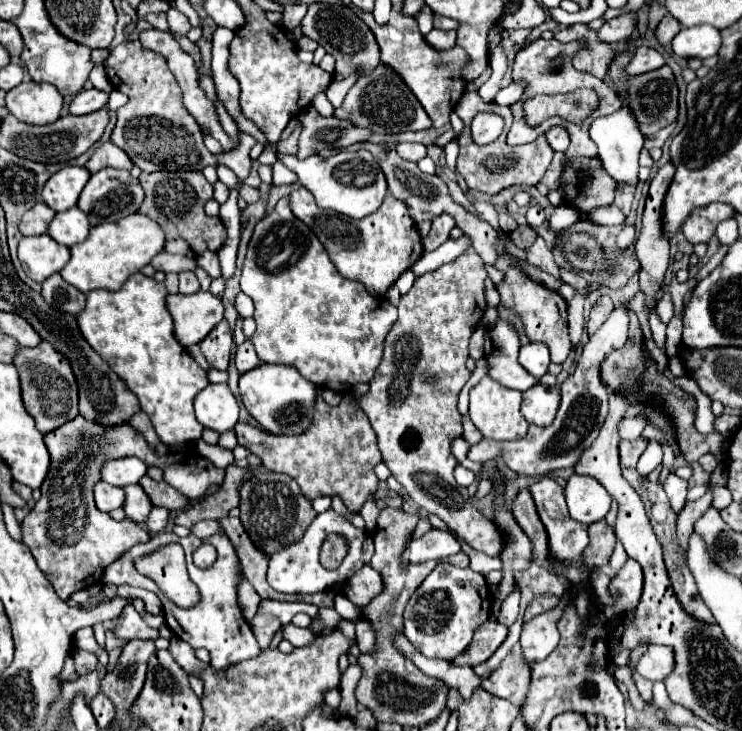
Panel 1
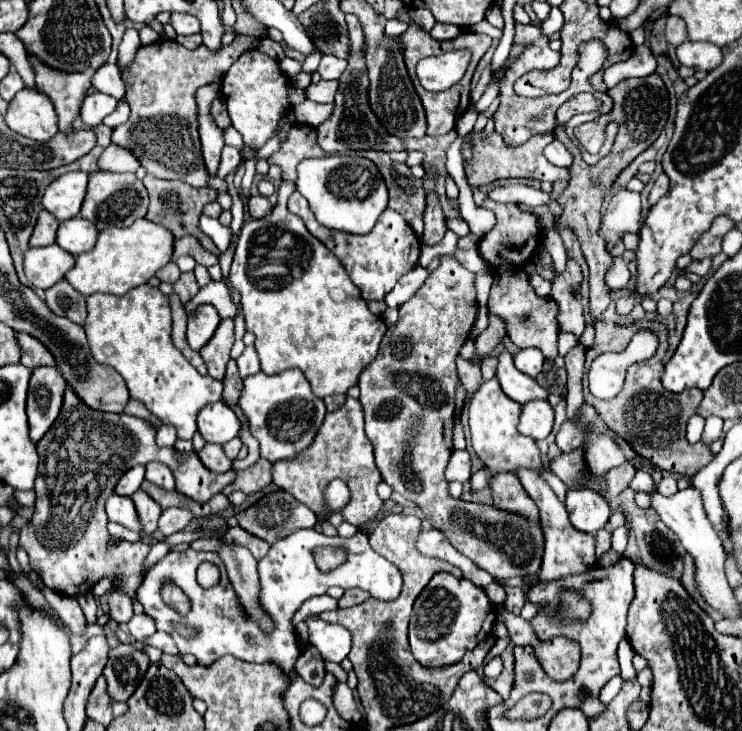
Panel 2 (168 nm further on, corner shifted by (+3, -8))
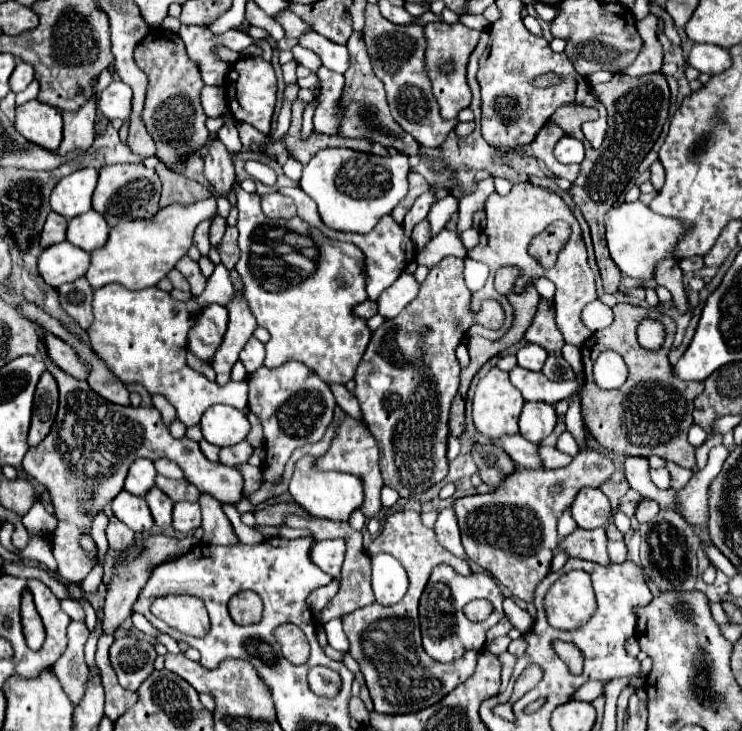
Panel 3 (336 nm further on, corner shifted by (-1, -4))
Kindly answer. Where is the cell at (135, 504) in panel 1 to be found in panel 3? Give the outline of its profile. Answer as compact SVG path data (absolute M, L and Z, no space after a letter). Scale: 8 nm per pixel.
M156 486L144 496L144 500L148 502L148 506L152 510L156 526L162 528L162 530L170 528L172 526L172 506L174 506L174 502Z

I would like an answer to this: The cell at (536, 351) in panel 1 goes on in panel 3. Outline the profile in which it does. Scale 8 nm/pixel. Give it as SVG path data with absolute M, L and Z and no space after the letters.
M526 344L516 352L516 356L518 356L518 366L522 366L526 370L542 370L548 354L542 346Z

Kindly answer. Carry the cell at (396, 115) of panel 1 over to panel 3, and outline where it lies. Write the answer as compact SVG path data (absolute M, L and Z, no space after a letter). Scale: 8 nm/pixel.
M368 4L366 8L366 26L364 26L364 42L368 48L368 54L372 58L372 68L374 74L384 82L386 94L388 94L388 104L392 110L394 120L416 138L416 142L424 148L438 148L454 130L458 124L458 118L446 120L440 116L438 102L432 96L432 84L426 72L426 36L424 28L420 24L412 26L396 26L388 22L378 6Z

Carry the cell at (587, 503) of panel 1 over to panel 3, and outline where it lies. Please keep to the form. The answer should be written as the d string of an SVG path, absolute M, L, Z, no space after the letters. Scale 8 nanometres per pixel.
M584 488L576 494L570 512L580 528L600 528L610 518L610 502L598 488Z

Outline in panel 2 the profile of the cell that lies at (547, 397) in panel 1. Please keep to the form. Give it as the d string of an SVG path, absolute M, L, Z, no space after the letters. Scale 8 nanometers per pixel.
M532 400L522 406L518 430L534 440L544 440L554 426L554 410L548 400Z

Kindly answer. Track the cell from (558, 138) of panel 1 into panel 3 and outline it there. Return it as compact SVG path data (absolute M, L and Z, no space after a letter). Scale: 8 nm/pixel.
M564 136L564 138L560 138L560 142L554 148L554 156L562 164L580 164L584 160L584 146L580 140Z

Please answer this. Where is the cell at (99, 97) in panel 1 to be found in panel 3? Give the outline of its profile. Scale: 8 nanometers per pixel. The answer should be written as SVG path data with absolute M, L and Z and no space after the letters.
M112 82L100 96L98 108L108 120L126 120L130 116L132 90L124 82Z

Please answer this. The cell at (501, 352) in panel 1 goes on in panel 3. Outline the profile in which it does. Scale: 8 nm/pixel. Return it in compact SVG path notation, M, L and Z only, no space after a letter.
M520 366L510 370L510 380L522 392L524 398L528 396L526 402L546 402L546 404L556 404L560 400L566 400L578 388L584 386L584 378L580 376L574 376L572 380L564 382L554 382L548 380L542 372L530 372Z

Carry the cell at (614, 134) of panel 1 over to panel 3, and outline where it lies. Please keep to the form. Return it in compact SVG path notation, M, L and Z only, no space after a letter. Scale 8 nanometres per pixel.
M624 202L620 206L614 206L606 214L606 240L608 240L608 250L614 264L622 274L644 282L654 278L654 270L660 260L674 258L672 250L684 238L686 232L688 232L688 224L684 220L660 218L642 202L632 202L632 204Z

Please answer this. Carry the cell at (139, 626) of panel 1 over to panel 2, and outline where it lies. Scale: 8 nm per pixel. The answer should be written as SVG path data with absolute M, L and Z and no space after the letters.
M116 590L110 592L108 606L110 606L112 620L116 620L118 624L124 624L124 622L128 622L134 616L134 612L132 612L132 600L128 596L116 592Z

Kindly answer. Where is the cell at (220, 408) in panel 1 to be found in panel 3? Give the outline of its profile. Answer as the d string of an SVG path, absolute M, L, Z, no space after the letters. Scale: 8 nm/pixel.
M216 404L204 412L200 428L210 444L224 448L244 442L250 432L250 422L244 412L226 404Z

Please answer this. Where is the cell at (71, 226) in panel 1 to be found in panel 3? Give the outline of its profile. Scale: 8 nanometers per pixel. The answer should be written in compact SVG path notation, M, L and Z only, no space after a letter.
M94 210L76 216L68 224L68 242L74 246L92 252L96 248L102 248L108 240L108 224L102 214L96 214Z

